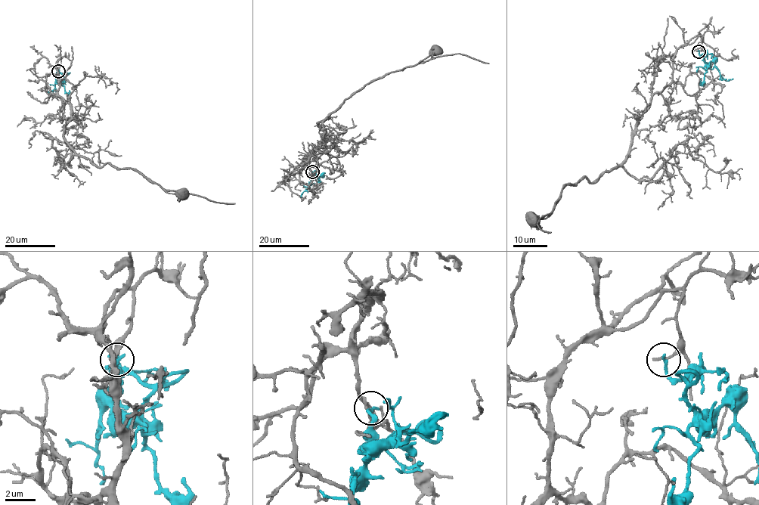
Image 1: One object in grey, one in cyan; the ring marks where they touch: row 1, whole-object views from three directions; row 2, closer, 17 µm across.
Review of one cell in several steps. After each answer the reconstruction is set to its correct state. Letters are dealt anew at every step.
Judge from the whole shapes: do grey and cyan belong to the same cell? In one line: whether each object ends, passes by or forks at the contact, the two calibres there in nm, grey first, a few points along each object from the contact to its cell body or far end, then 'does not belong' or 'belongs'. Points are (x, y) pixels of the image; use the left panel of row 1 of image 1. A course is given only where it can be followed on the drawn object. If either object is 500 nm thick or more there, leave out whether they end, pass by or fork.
grey ends | cyan ends | 200/200 nm | grey via (58, 70), (60, 59), (58, 94), (70, 109), (63, 138), (77, 154), (184, 194) | cyan via (58, 70), (63, 77), (57, 78), (54, 88), (49, 92), (47, 91) | does not belong

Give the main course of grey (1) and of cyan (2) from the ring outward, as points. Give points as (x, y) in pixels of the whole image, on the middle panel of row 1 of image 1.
1: (312, 171), (309, 165), (312, 150), (324, 136), (320, 122), (373, 81), (413, 66), (438, 50)
2: (312, 171), (314, 177), (317, 175), (301, 197)

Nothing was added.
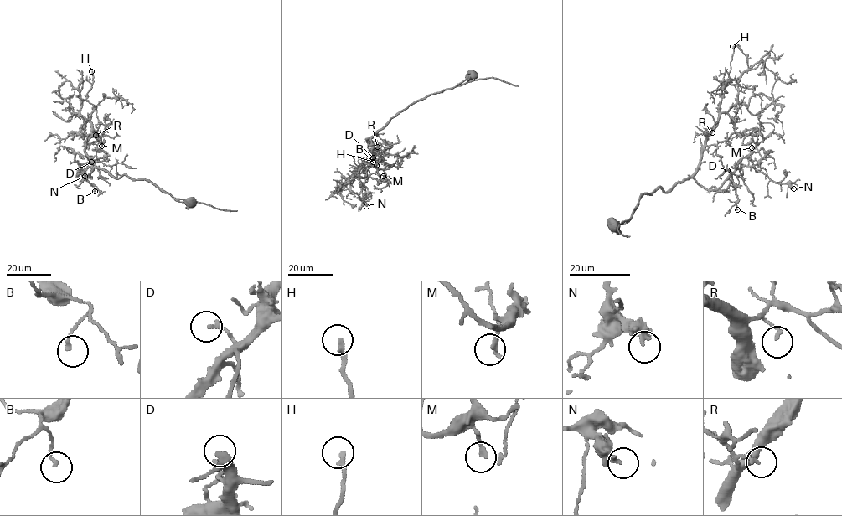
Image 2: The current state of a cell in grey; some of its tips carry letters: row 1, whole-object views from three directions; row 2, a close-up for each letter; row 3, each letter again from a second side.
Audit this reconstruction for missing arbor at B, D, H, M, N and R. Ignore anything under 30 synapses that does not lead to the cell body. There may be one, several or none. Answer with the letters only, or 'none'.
none

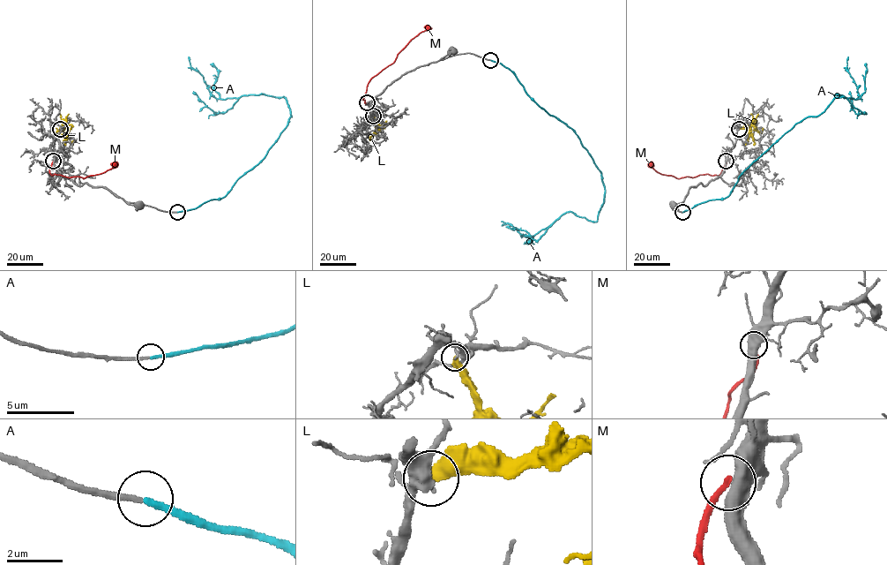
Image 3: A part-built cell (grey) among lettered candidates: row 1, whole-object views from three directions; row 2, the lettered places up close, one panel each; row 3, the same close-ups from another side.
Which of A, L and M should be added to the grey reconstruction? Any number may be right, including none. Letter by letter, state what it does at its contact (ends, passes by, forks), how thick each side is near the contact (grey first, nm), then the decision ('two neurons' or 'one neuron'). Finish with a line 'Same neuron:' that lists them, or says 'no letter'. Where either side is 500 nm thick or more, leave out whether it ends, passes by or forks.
A: it ends there; 240 nm thick on the grey side, 240 nm on the other; one neuron
L: it ends there; 240 nm thick on the grey side, 480 nm on the other; two neurons
M: 550 nm thick on the grey side, 200 nm on the other; two neurons
Same neuron: A

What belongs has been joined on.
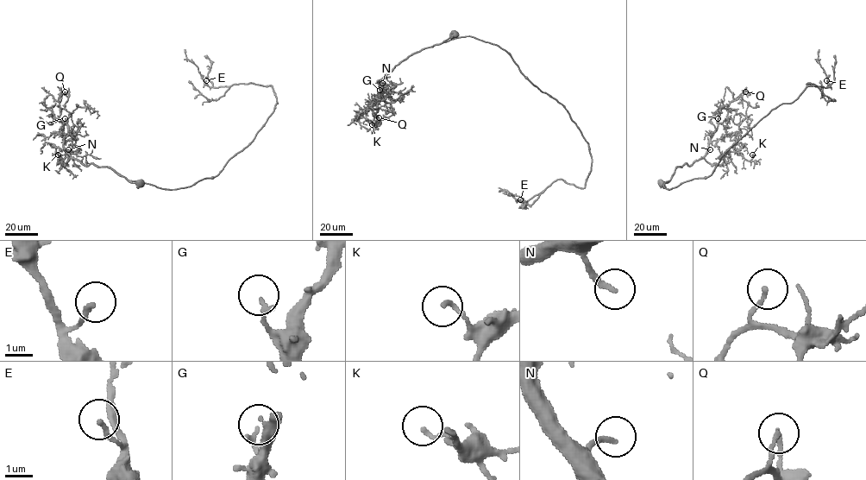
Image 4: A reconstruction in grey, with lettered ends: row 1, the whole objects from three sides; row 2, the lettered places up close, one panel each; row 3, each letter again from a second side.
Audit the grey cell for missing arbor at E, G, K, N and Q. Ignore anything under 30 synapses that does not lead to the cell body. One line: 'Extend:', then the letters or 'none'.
Extend: N

